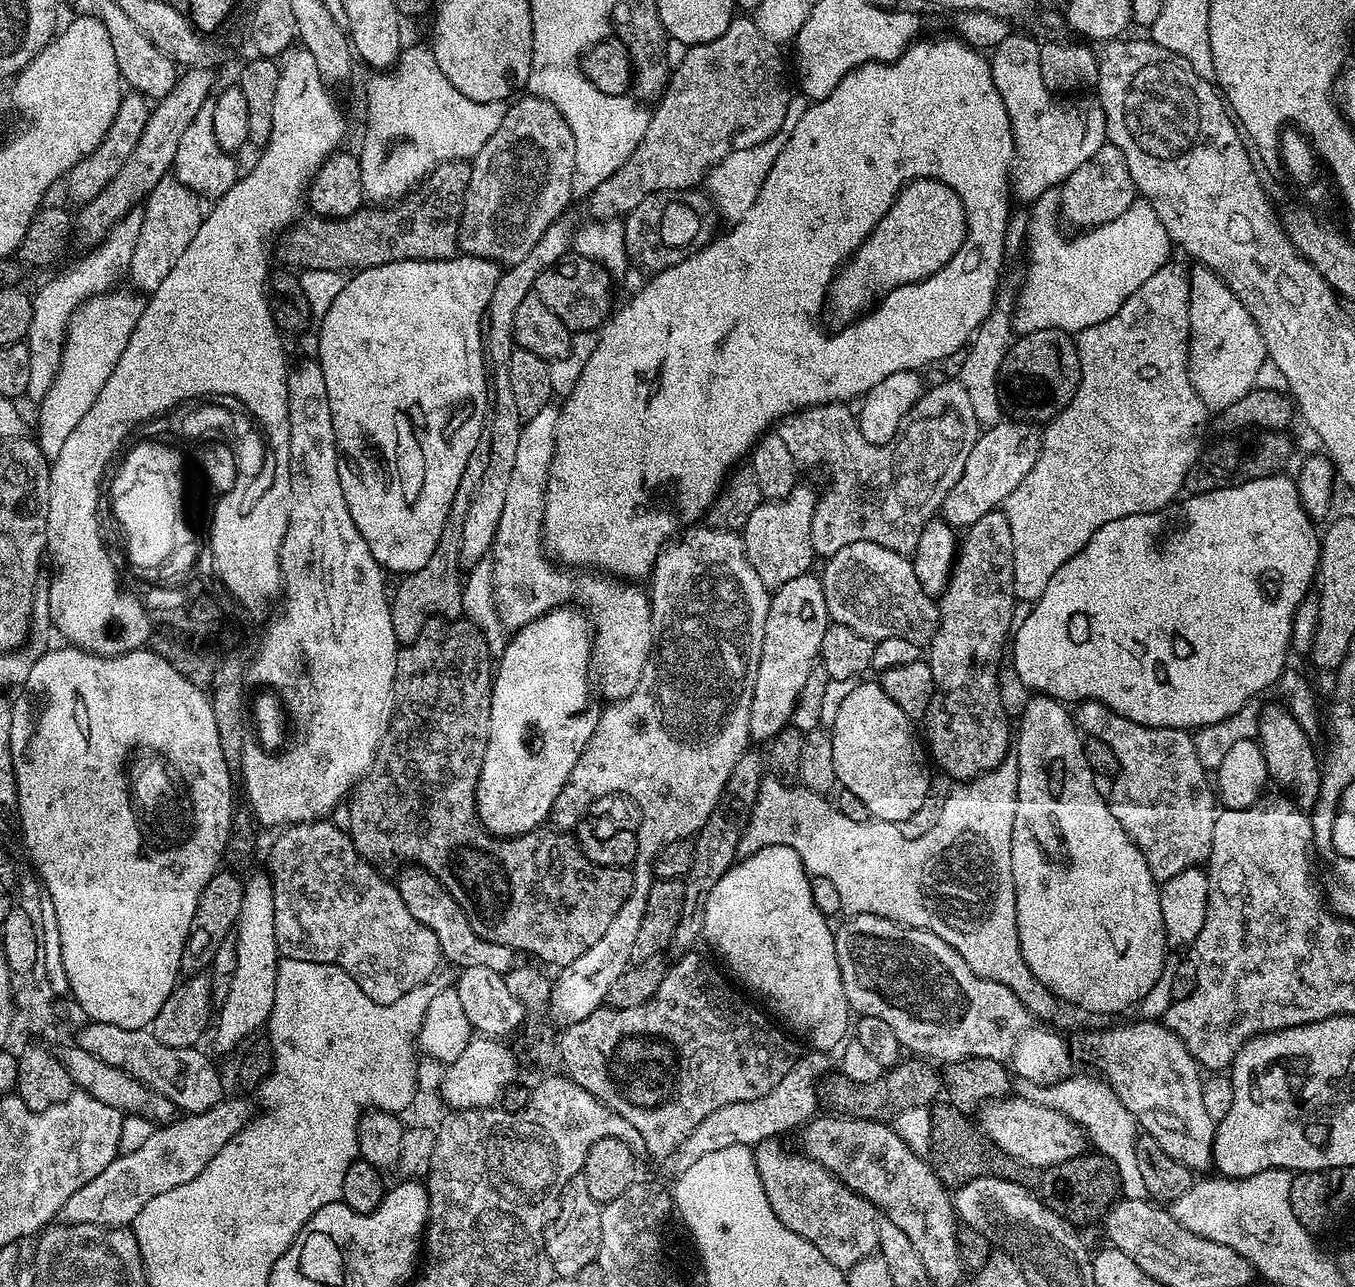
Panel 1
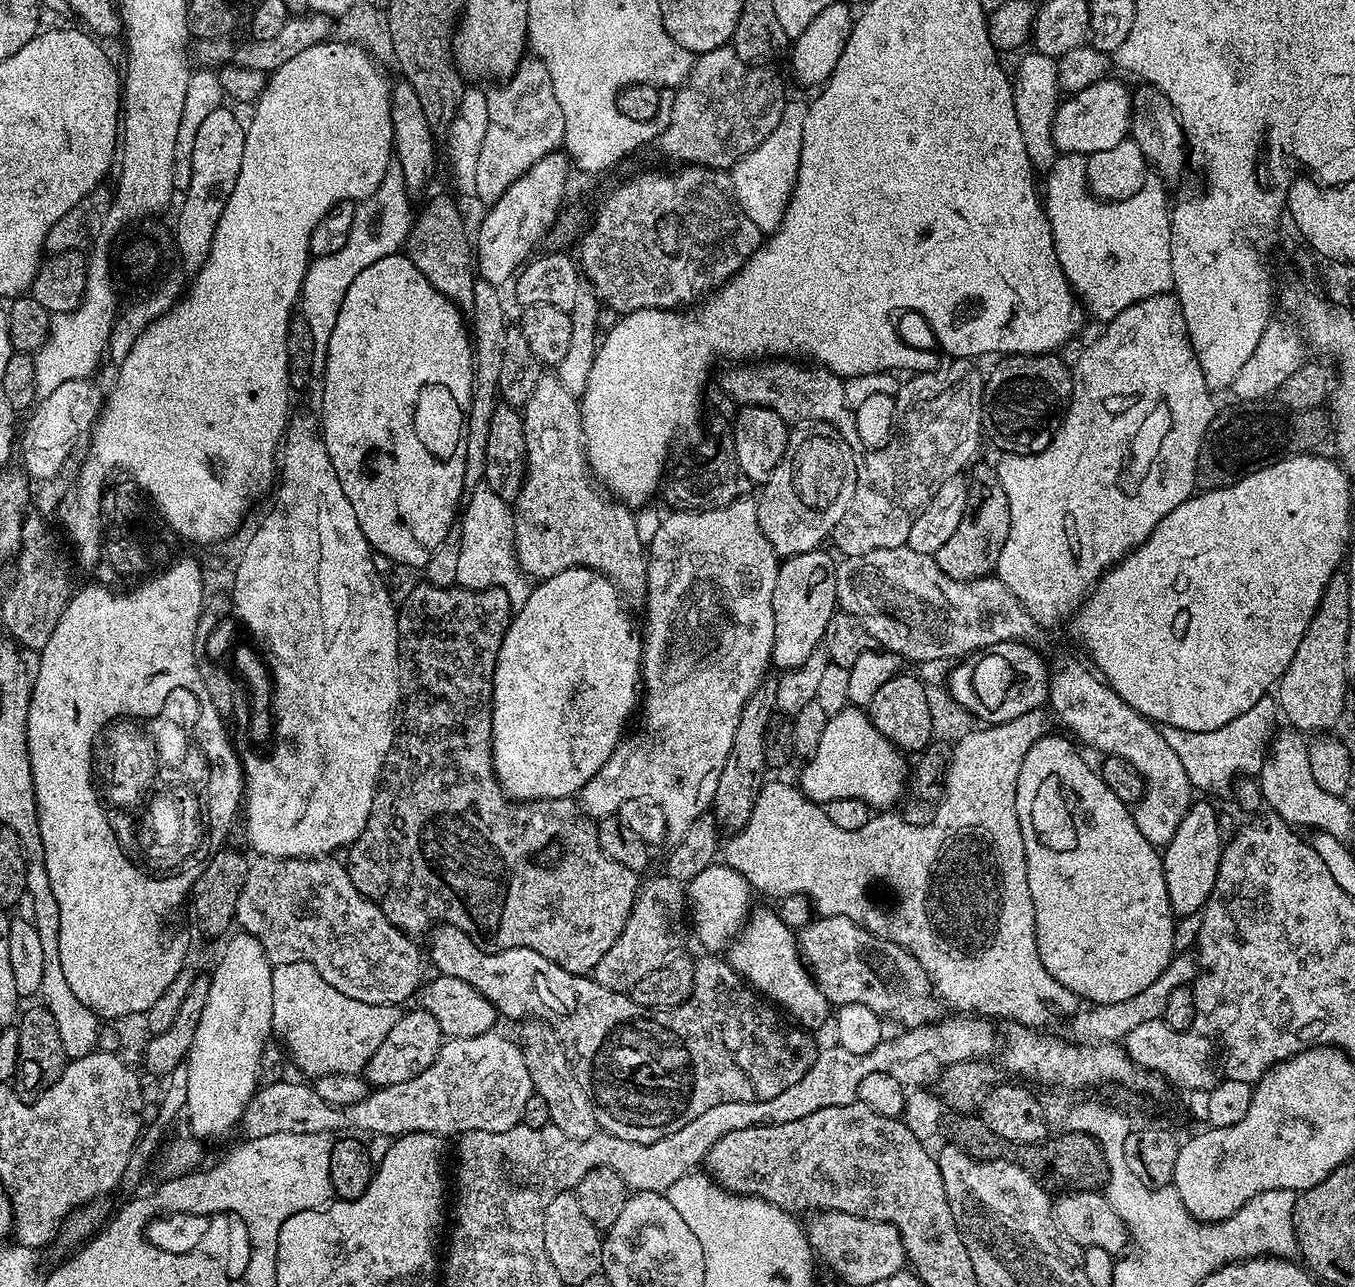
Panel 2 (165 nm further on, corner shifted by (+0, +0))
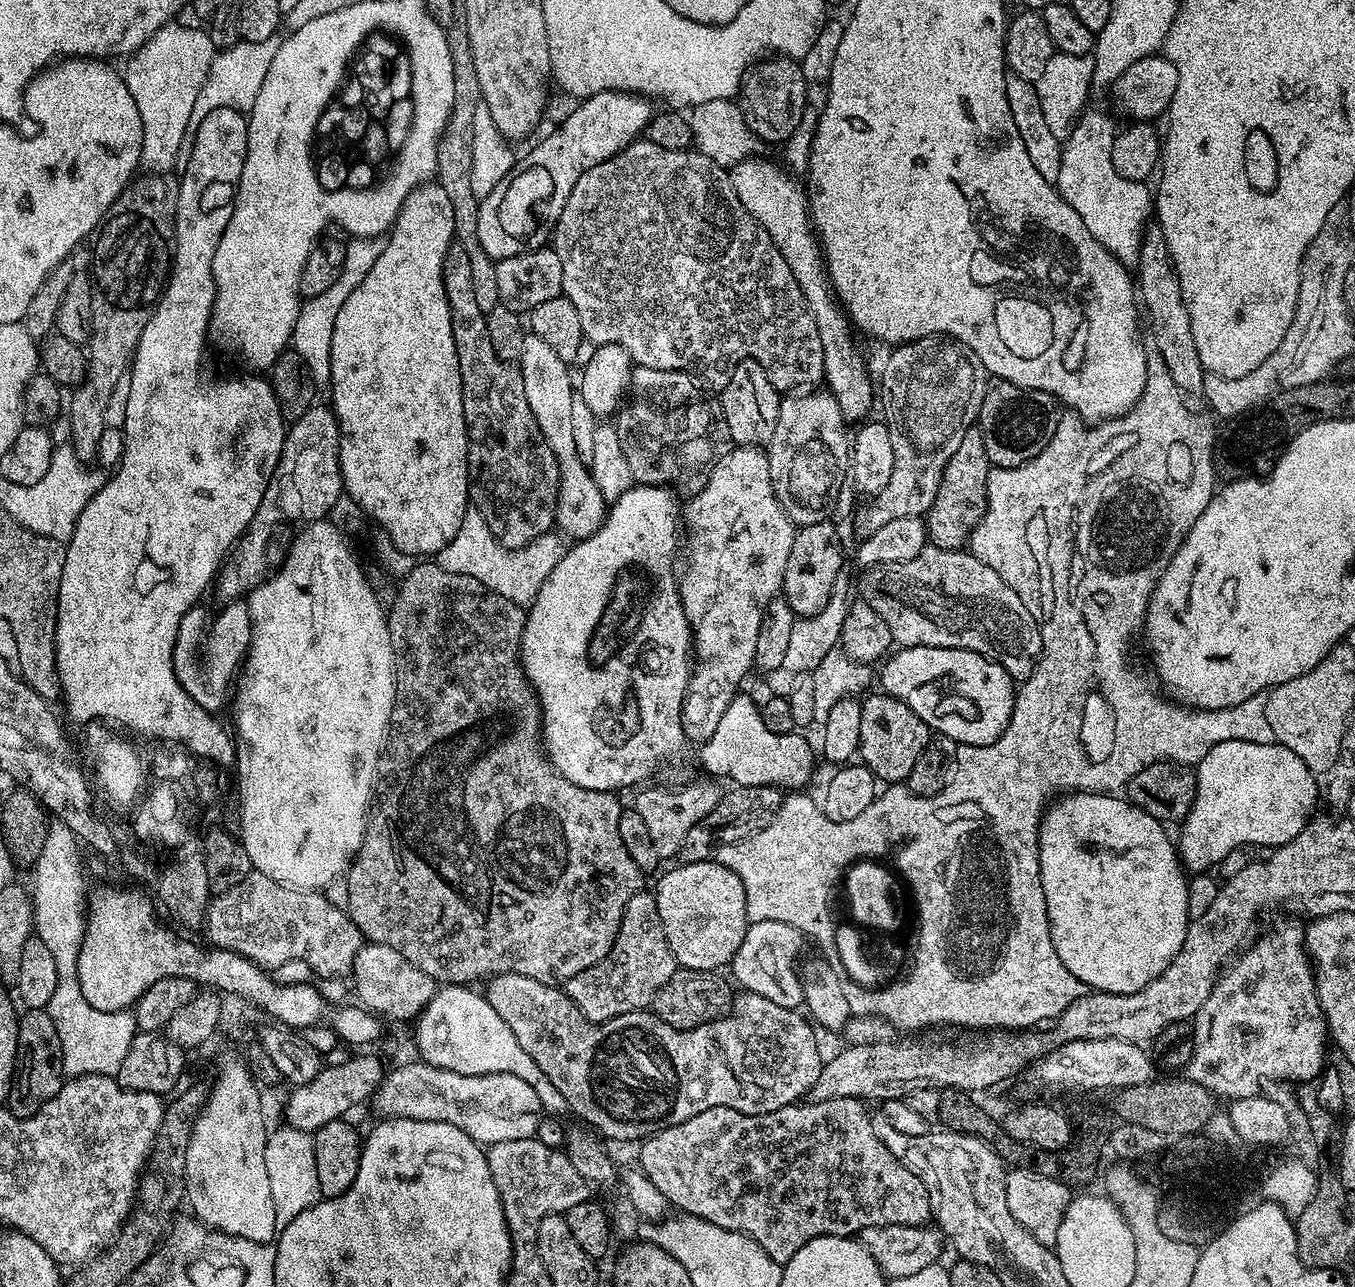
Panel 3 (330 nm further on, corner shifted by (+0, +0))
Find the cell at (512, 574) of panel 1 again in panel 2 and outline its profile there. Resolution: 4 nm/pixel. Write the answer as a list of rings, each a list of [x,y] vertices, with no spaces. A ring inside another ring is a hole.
[[[554,374],[541,375],[530,402],[522,409],[524,437],[528,458],[524,469],[524,484],[514,501],[514,538],[516,560],[524,575],[533,581],[548,580],[554,574],[562,574],[567,568],[592,568],[611,580],[617,592],[629,605],[645,599],[648,594],[648,558],[646,545],[638,540],[635,515],[627,505],[606,494],[588,466],[584,452],[584,431],[580,421],[580,405],[577,397],[563,388]]]

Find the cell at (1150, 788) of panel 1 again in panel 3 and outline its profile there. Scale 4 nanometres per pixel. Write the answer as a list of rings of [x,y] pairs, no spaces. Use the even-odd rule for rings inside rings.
[[[925,546],[918,554],[918,558],[910,558],[906,562],[894,562],[893,564],[873,564],[865,567],[861,572],[864,573],[860,576],[859,599],[865,600],[884,619],[886,626],[890,626],[892,639],[900,648],[934,646],[935,648],[970,650],[974,654],[982,654],[986,658],[990,658],[994,662],[1001,664],[1010,673],[1013,681],[1016,682],[1028,680],[1030,674],[1036,669],[1036,663],[1040,660],[1040,655],[1042,654],[1042,634],[1040,633],[1039,622],[1032,617],[1030,610],[1026,610],[1022,598],[1018,598],[1018,594],[1014,594],[1014,590],[1010,586],[1006,586],[1006,582],[1002,582],[1002,578],[995,570],[990,570],[990,566],[986,566],[986,562],[982,562],[976,556],[972,555],[971,551],[942,550],[941,548]]]

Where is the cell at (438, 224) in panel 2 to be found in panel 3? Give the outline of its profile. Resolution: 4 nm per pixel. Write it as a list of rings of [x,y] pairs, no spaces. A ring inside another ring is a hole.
[[[455,242],[449,246],[448,257],[444,260],[444,289],[452,311],[454,350],[458,354],[458,370],[462,378],[462,410],[468,427],[468,495],[498,543],[507,548],[521,548],[534,542],[534,538],[553,531],[560,489],[558,462],[538,422],[534,422],[534,410],[530,410],[530,402],[526,402],[526,386],[519,367],[498,358],[494,346],[490,346],[488,318],[474,295],[470,258],[464,247]]]

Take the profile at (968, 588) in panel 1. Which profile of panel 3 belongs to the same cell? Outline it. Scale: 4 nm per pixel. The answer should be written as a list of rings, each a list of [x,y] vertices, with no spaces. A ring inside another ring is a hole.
[[[979,427],[969,428],[962,438],[958,450],[950,454],[950,462],[946,462],[942,482],[938,486],[938,494],[934,494],[934,502],[928,507],[926,523],[928,525],[928,544],[942,550],[960,550],[972,539],[972,532],[988,509],[988,473],[990,465],[986,454],[986,442],[982,438]]]

